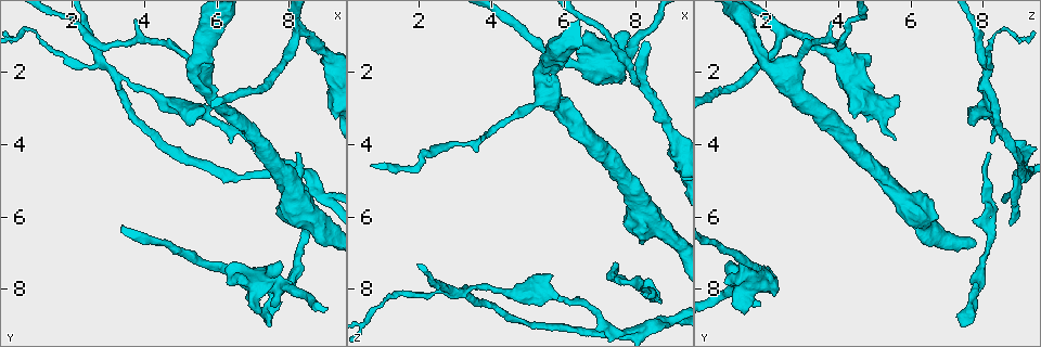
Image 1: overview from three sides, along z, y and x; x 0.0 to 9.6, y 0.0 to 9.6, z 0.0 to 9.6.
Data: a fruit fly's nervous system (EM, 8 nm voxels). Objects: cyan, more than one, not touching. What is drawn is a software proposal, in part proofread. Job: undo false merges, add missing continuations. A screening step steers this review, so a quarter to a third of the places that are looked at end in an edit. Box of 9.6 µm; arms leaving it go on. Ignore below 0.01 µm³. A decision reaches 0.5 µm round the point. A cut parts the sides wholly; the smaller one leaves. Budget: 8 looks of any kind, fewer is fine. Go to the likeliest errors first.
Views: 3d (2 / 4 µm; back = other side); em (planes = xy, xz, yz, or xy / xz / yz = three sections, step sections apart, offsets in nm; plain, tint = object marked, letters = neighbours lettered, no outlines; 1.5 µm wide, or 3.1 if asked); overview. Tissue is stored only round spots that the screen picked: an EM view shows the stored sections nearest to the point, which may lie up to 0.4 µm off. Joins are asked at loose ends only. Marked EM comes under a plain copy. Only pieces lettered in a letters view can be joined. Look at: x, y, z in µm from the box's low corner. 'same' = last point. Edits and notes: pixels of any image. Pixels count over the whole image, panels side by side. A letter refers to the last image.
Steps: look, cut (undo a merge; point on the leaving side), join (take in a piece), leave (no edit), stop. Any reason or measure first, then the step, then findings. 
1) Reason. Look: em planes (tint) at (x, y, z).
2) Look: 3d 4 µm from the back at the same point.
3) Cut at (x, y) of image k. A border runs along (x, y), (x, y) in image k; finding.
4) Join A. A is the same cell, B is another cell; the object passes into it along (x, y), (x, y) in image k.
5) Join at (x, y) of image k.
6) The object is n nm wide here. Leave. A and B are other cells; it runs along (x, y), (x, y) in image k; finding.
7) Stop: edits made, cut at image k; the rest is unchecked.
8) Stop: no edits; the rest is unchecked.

Free end. Look: em planes (letters) at (8.25, 4.20, 8.10).

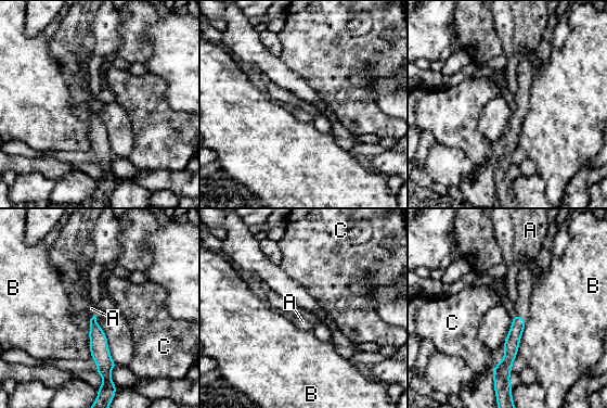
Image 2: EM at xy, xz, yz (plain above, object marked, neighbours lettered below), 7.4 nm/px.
The longest contact is with B, 280 nm. Join A. A is the same cell, B and C are other cells; the object passes into it along (511, 345), (519, 317), (524, 284) in image 2; the neuron continues.

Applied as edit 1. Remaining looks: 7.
Two arms in line, one across. Look: em yz step 8 (tint) at (8.35, 0.80, 2.50).

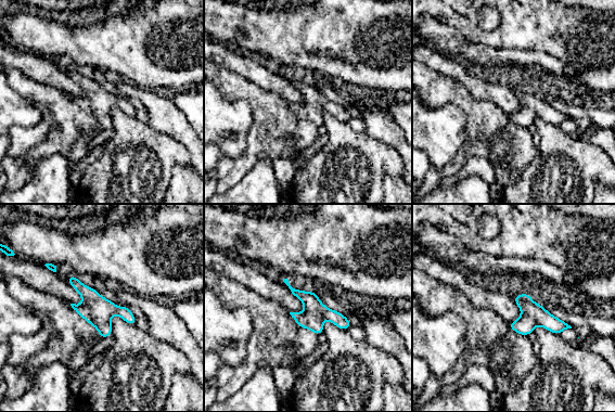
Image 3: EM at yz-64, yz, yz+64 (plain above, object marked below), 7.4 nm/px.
Cut it another way. Look: em planes (letters) at the same point.

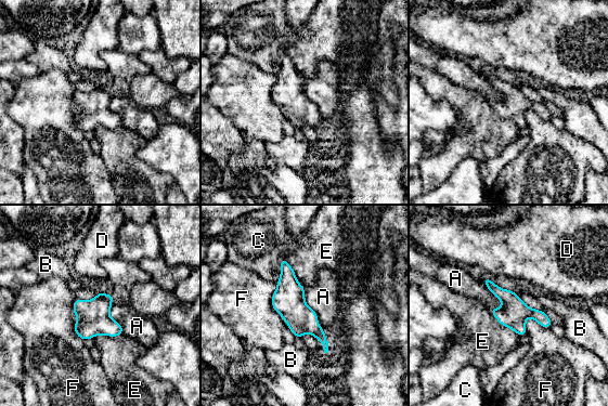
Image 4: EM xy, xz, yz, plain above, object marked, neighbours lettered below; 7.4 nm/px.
Leave. A, B, C, D, E and F are other cells; it runs along (282, 262), (290, 305), (325, 346) in image 4; all the same neuron.

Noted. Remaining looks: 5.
Stop: edits made, join at image 2; the rest is unchecked.

